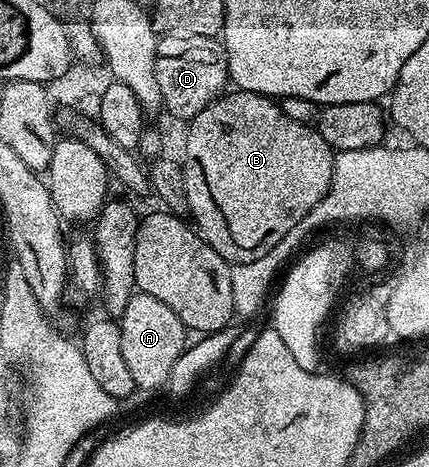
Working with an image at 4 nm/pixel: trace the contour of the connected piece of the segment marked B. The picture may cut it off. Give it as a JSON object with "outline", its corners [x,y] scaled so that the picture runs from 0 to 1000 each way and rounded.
{"outline":[[[548,191],[469,233],[434,272],[436,308],[422,330],[422,355],[436,452],[476,516],[541,565],[618,550],[618,542],[767,413],[783,325],[727,266],[683,259],[639,210]]]}

